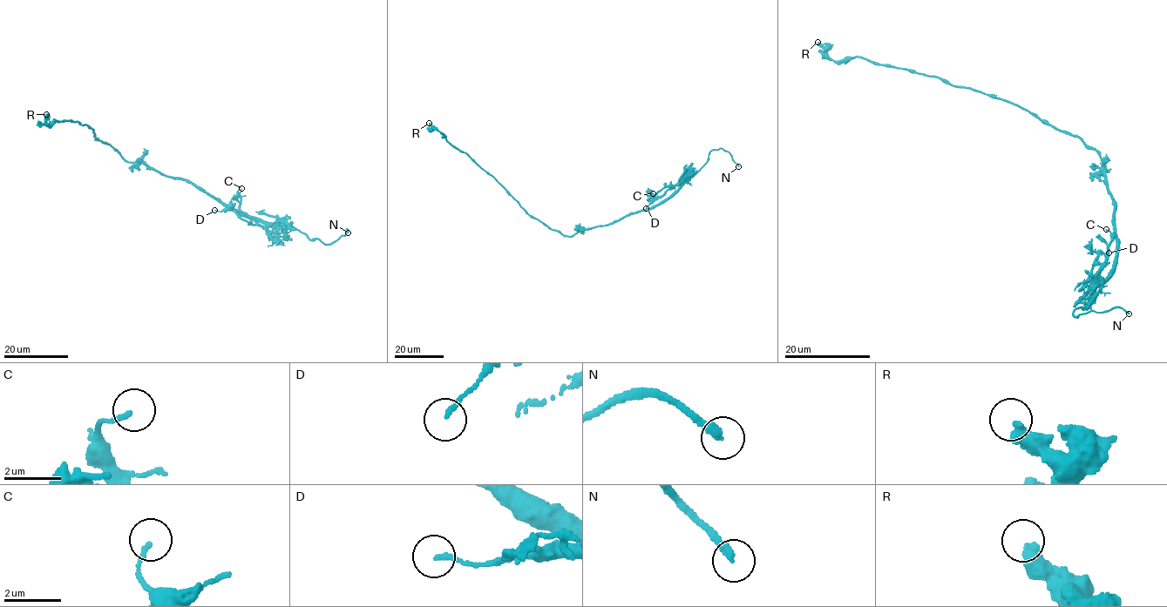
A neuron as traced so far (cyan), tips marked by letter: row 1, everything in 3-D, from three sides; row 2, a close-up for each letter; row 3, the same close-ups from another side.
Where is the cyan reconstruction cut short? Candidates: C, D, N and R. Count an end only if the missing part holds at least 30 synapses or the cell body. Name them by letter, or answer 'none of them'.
N

